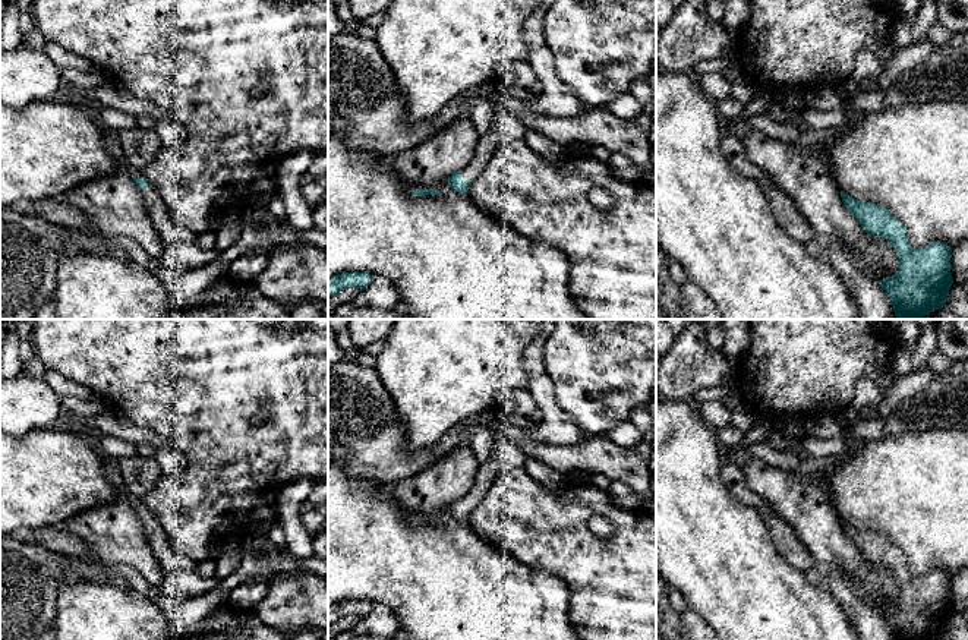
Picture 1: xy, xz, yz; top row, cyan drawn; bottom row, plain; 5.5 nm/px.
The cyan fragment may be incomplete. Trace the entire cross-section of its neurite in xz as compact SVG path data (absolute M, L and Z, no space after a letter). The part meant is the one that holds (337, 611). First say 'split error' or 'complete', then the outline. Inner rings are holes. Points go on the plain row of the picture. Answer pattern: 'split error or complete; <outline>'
complete; M343 600L328 605L328 627L350 615L362 618L371 612L372 606L369 600Z

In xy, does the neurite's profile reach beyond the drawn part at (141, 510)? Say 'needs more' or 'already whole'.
needs more

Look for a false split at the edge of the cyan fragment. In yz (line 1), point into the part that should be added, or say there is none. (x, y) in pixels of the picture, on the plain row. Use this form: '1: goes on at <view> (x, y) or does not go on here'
1: does not go on here

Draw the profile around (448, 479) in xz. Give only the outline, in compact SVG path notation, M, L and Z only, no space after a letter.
M461 445L412 477L397 482L392 496L417 516L436 516L464 498L476 477L479 461L469 445Z

